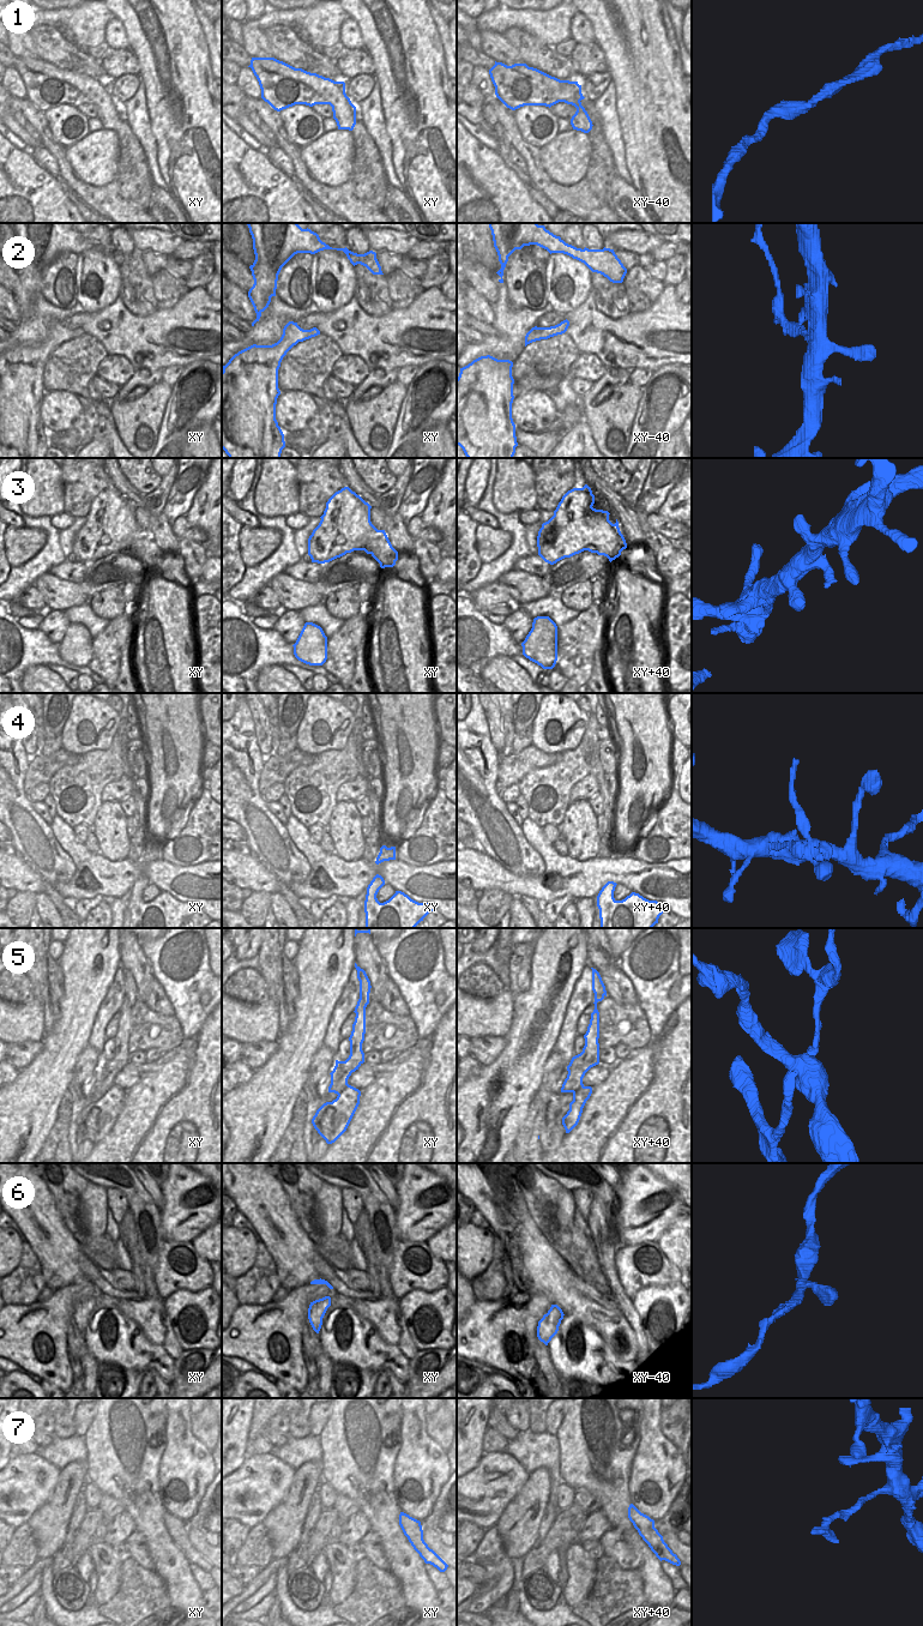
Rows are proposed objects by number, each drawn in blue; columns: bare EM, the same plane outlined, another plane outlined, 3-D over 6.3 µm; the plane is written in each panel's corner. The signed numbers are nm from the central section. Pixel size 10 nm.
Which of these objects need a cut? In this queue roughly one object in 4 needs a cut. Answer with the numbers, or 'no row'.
2, 5

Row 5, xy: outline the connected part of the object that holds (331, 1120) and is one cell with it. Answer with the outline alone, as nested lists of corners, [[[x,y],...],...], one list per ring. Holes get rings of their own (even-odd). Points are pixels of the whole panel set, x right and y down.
[[[348,1085],[332,1102],[324,1103],[312,1124],[327,1144],[334,1143],[348,1128],[358,1104],[361,1091]]]

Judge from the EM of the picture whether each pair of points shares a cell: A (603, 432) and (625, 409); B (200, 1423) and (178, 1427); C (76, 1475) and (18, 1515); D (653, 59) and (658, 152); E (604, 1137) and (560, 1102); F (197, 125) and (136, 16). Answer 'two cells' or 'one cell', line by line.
A: one cell
B: two cells
C: two cells
D: one cell
E: two cells
F: one cell

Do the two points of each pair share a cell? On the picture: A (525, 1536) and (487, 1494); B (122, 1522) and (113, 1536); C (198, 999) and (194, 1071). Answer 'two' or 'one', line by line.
A: two
B: one
C: two

